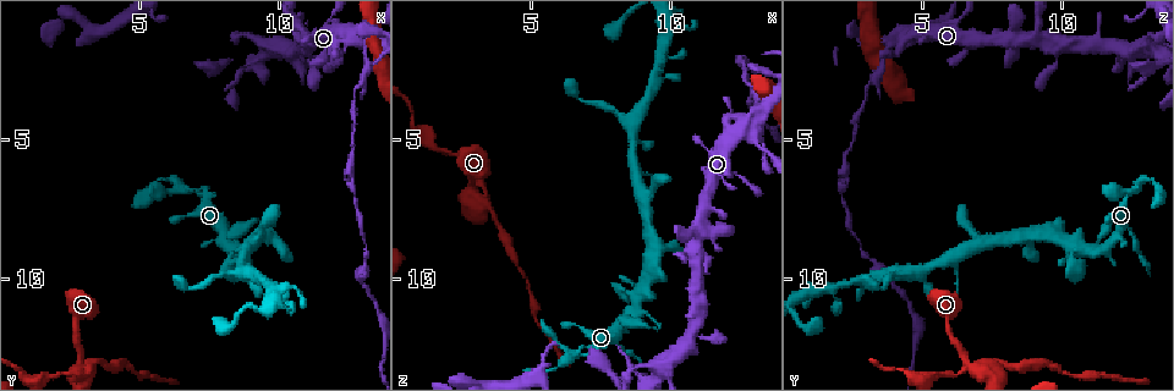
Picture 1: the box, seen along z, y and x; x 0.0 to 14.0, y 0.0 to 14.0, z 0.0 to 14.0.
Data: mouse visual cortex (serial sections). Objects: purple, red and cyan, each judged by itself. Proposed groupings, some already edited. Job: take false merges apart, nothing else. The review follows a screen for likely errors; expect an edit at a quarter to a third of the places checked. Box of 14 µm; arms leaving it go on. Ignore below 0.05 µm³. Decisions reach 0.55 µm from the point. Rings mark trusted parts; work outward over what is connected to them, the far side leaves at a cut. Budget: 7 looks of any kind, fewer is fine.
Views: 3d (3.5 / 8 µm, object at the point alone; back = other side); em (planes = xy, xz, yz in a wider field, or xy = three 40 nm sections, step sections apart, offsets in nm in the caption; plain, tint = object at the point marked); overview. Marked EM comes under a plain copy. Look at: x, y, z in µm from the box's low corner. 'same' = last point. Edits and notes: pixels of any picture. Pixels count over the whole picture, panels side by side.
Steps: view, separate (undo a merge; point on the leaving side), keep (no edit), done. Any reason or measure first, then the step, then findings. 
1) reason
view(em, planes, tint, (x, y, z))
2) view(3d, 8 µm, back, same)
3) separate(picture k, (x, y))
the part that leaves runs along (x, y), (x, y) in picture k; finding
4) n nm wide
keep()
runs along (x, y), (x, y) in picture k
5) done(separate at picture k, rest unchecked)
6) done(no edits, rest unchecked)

sharp bend
view(3d, 3.5 µm, (3.0, 13.1, 6.6))

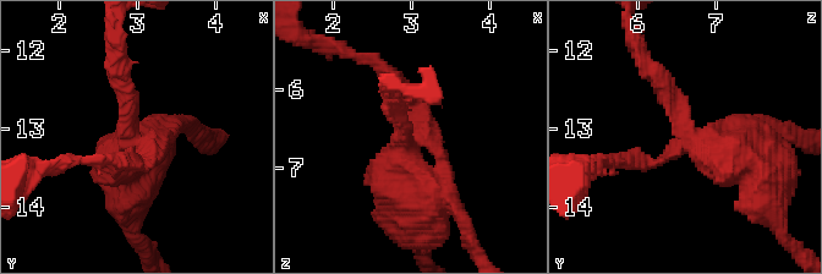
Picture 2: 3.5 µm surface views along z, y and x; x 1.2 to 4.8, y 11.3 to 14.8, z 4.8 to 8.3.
3 arms; arms of 150, 250, 500 nm
view(em, xy, step 5, tint, (2.90, 13.05, 6.65))

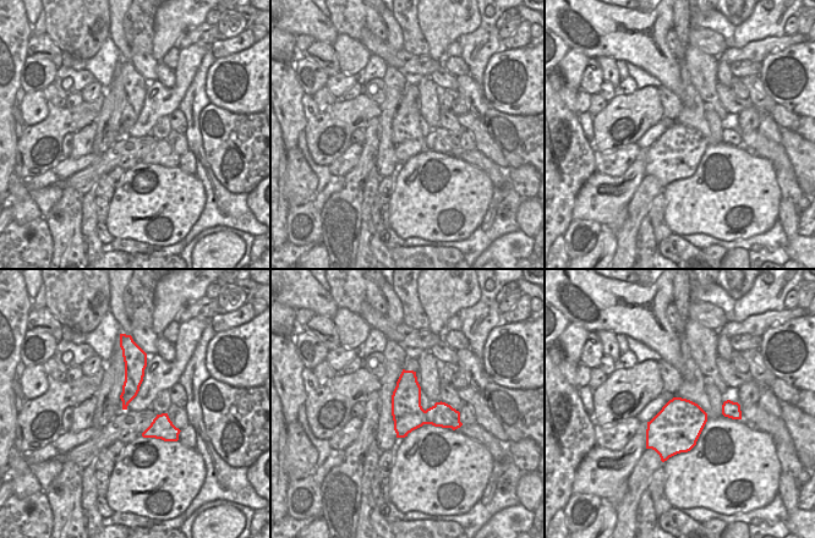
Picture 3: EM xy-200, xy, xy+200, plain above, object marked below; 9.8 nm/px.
320 nm wide
separate(picture 2, (475, 247))
border along (424, 411), (426, 423) in picture 3; two cells meet here

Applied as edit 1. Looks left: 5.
abrupt turn
view(3d, 8 µm, back, (9.5, 8.0, 11.8))

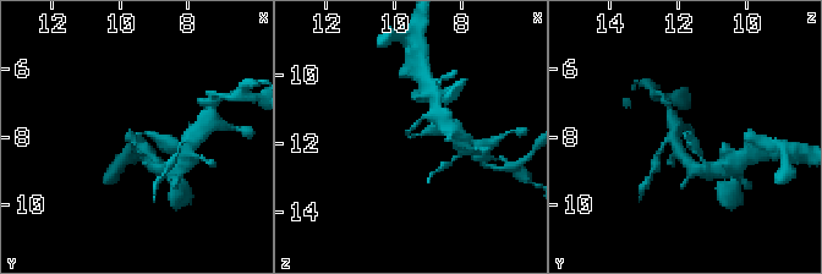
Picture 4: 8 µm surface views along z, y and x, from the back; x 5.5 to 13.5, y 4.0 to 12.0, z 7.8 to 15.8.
zoom in
view(3d, 3.5 µm, (9.5, 8.1, 11.8))

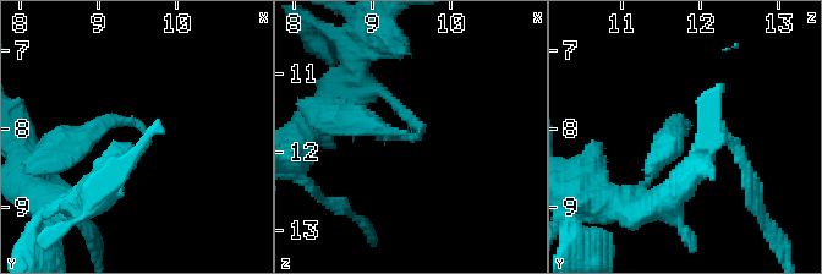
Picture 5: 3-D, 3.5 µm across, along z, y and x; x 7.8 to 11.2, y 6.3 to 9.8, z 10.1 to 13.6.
arms of 100, 250 nm; now the EM
view(em, xy, step 1, tint, (9.60, 8.05, 11.80))

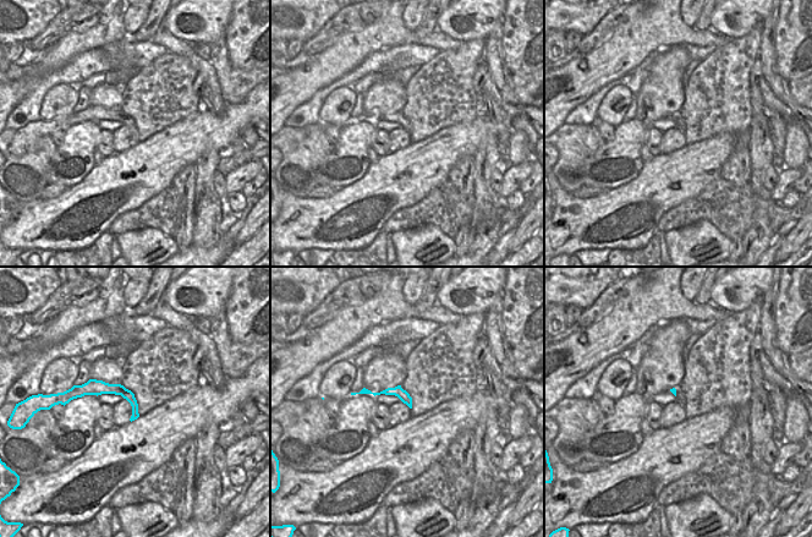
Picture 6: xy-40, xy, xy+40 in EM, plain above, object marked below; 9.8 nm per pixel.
keep()
runs along (82, 392), (120, 389), (135, 415) in picture 6; one cell here

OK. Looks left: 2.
two arms at a narrow angle
view(3d, 3.5 µm, (9.6, 1.9, 13.4))

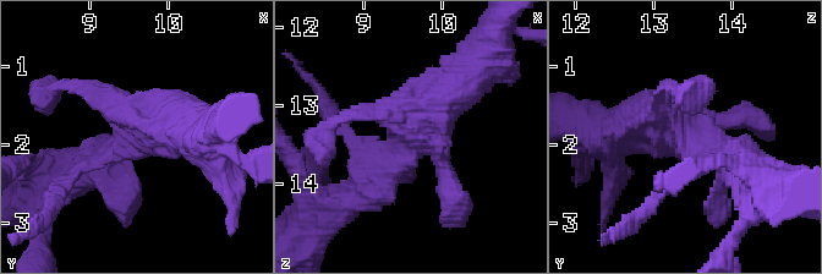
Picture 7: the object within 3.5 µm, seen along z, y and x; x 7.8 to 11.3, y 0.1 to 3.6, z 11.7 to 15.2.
shape alone is not enough
view(em, xy, step 5, tint, (9.60, 1.80, 13.35))

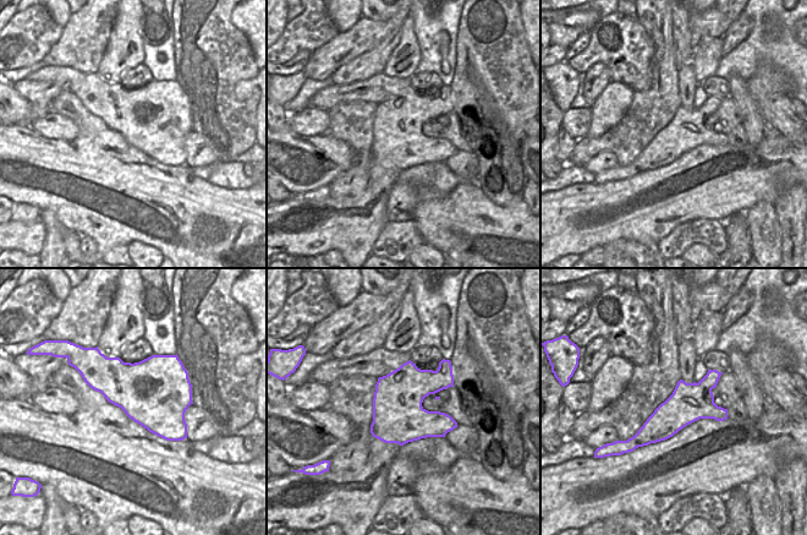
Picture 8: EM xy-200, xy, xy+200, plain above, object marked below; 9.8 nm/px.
keep()
one cell here

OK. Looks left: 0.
done(separate at picture 2, rest unchecked)

